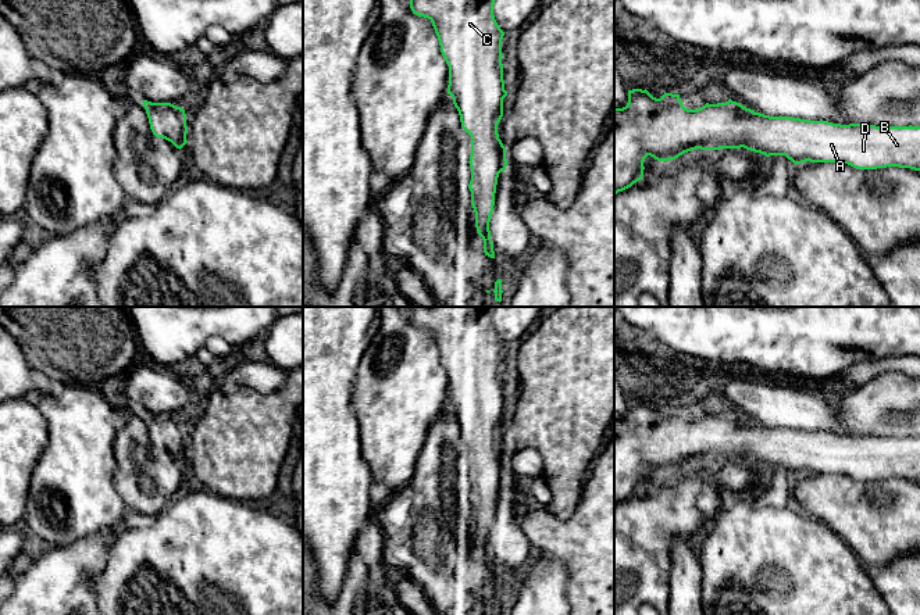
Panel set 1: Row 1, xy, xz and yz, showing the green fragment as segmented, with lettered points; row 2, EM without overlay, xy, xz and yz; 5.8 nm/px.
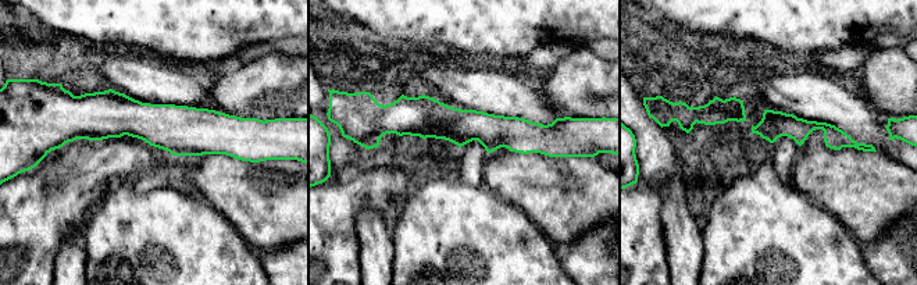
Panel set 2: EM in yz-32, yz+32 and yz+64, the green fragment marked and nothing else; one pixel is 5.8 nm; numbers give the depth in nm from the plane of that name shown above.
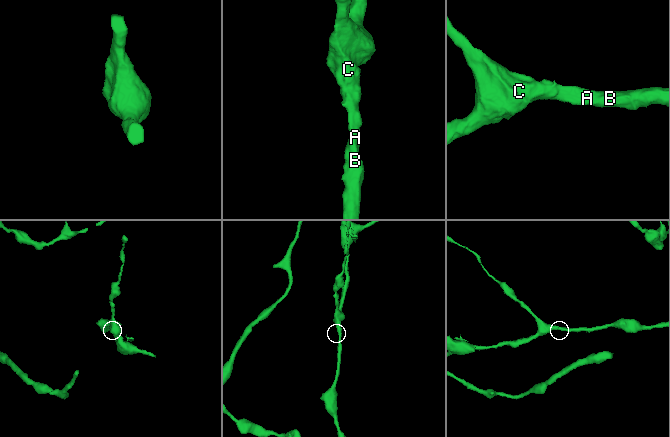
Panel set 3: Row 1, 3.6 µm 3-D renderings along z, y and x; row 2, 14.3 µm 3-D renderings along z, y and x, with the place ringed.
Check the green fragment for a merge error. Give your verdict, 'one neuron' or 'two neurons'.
one neuron

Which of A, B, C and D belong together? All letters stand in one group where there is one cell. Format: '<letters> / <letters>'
A B C D

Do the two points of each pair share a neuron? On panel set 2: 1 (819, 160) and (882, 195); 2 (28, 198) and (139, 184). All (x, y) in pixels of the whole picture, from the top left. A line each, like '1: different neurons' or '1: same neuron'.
1: same neuron
2: different neurons

